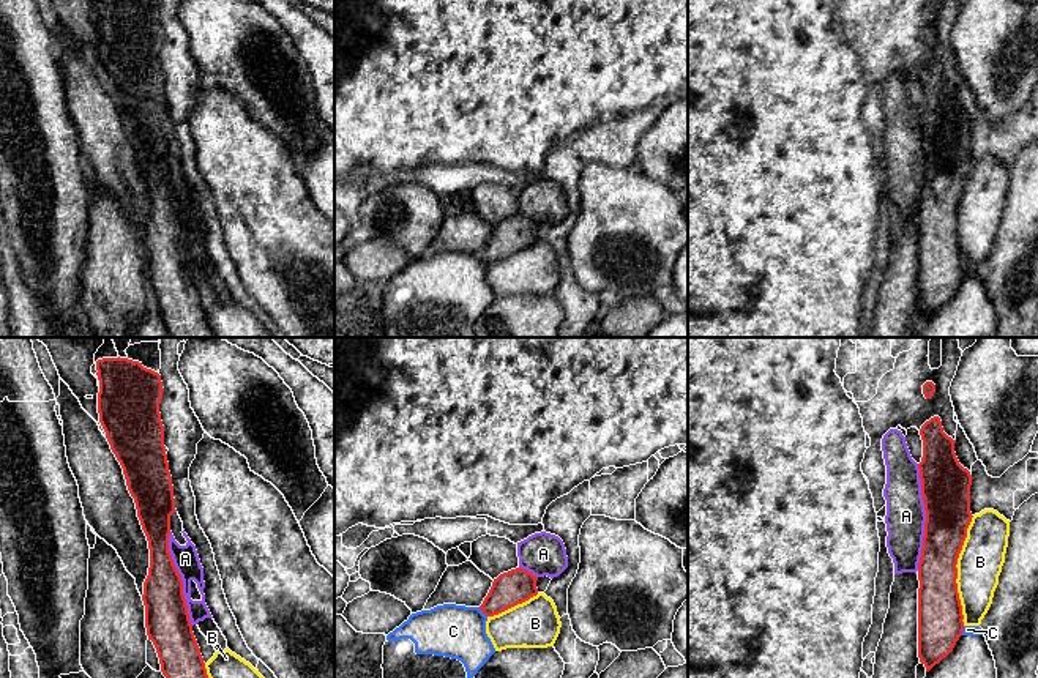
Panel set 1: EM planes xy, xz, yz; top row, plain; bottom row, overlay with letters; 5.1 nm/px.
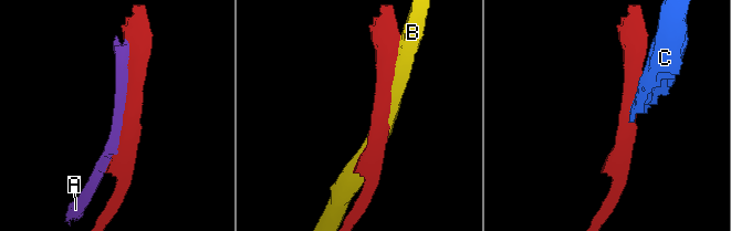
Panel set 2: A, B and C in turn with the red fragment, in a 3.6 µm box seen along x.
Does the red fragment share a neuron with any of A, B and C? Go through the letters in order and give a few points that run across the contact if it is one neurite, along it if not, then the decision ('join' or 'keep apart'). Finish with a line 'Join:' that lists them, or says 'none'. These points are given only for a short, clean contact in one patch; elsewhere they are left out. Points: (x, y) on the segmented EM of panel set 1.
A: keep apart
B: keep apart
C: line xz (478, 607), (486, 617); keep apart
Join: none

